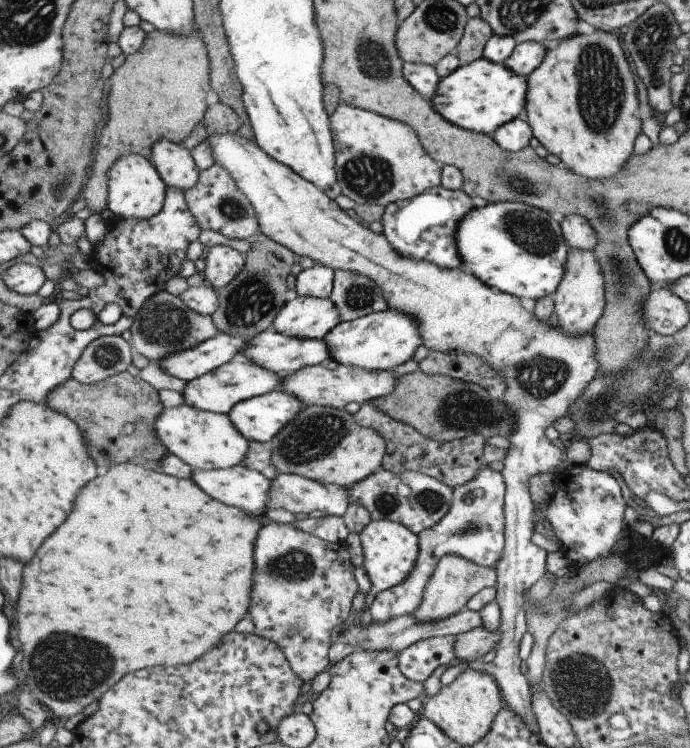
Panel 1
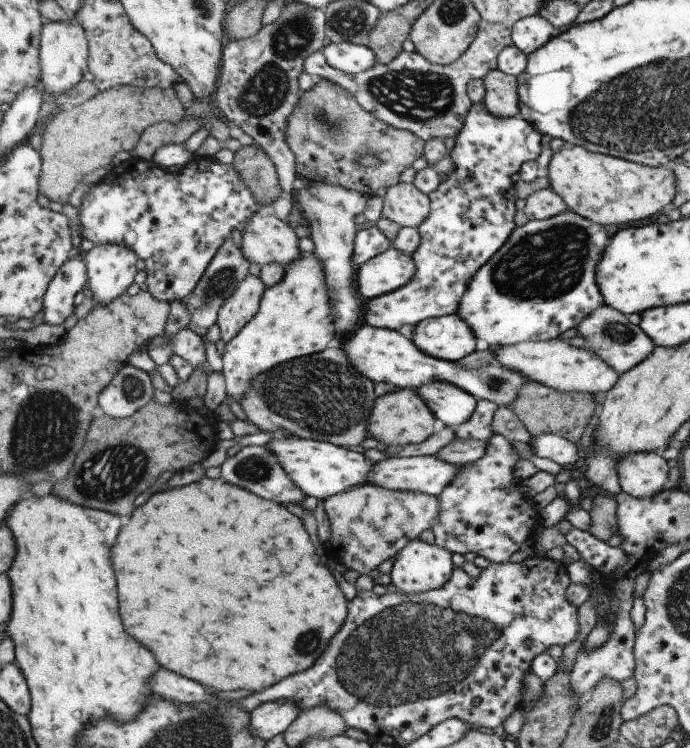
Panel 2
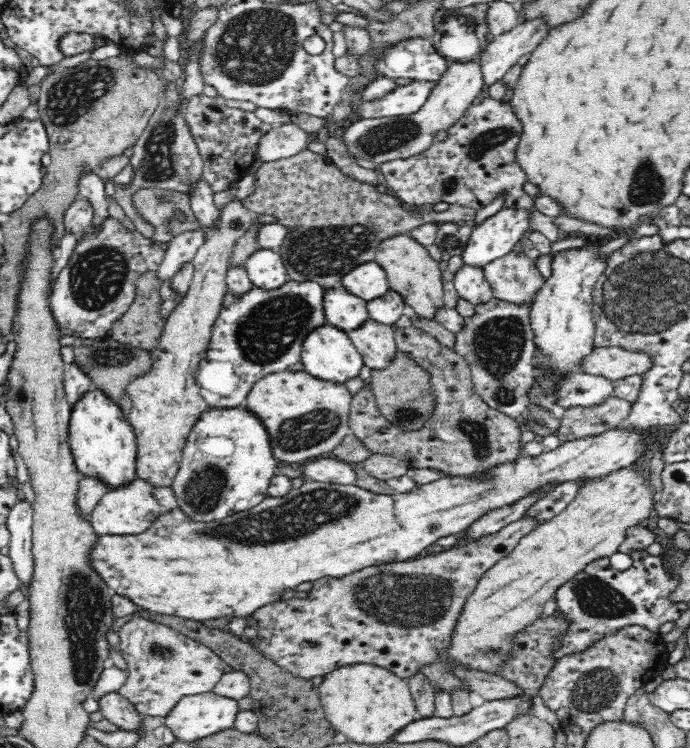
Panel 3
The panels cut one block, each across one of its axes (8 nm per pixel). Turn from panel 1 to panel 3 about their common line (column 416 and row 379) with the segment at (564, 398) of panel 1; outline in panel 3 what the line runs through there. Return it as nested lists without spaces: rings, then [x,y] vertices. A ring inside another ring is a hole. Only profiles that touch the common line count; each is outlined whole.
[[[278,371],[259,378],[248,392],[242,408],[253,414],[266,429],[270,448],[277,461],[290,462],[295,467],[307,464],[308,461],[330,456],[342,439],[350,434],[348,413],[353,396],[345,385],[337,382],[321,381],[306,371]]]

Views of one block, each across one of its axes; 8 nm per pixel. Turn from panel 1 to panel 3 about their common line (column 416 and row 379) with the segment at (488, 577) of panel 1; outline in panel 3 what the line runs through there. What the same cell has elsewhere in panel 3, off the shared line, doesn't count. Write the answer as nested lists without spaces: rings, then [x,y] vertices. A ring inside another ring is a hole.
[[[621,346],[595,347],[583,362],[582,372],[618,380],[643,375],[654,367],[655,358],[648,351],[636,351]]]

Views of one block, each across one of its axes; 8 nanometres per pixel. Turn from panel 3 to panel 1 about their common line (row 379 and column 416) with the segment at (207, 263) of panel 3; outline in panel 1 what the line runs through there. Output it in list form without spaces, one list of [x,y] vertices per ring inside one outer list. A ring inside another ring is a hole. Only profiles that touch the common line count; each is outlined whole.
[[[343,102],[330,120],[338,150],[339,184],[358,205],[387,207],[442,185],[443,165],[427,152],[411,124]]]

